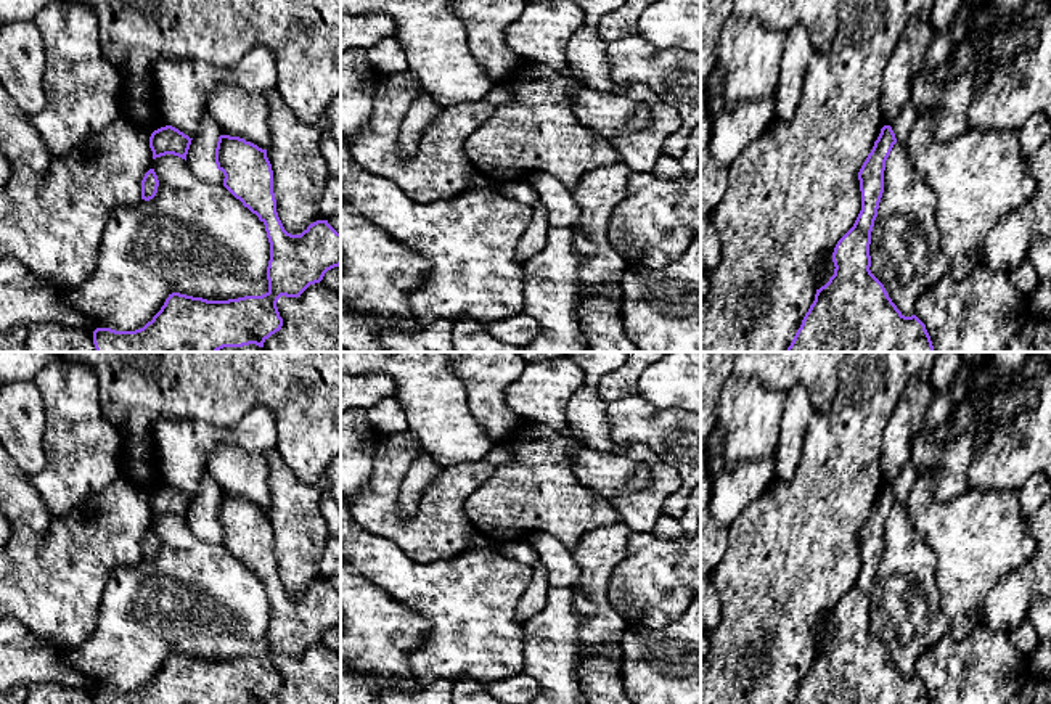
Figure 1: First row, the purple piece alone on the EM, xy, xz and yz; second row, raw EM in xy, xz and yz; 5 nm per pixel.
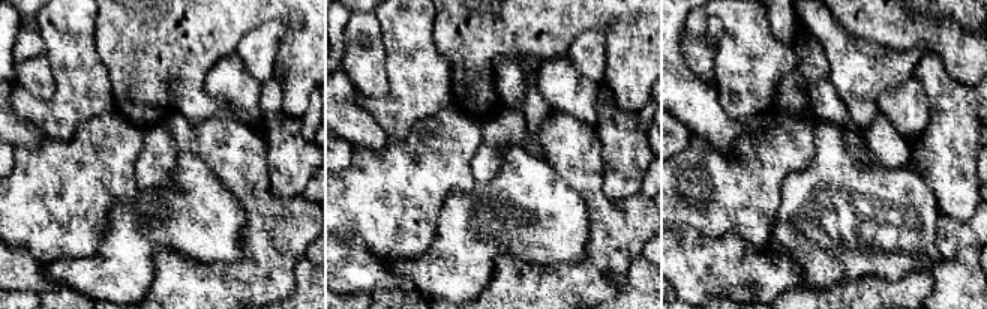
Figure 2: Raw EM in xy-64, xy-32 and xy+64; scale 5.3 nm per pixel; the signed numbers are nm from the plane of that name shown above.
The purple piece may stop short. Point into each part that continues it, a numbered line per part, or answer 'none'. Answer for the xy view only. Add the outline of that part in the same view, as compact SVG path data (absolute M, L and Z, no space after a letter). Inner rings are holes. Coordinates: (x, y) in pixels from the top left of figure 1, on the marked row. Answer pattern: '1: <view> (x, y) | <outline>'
none

